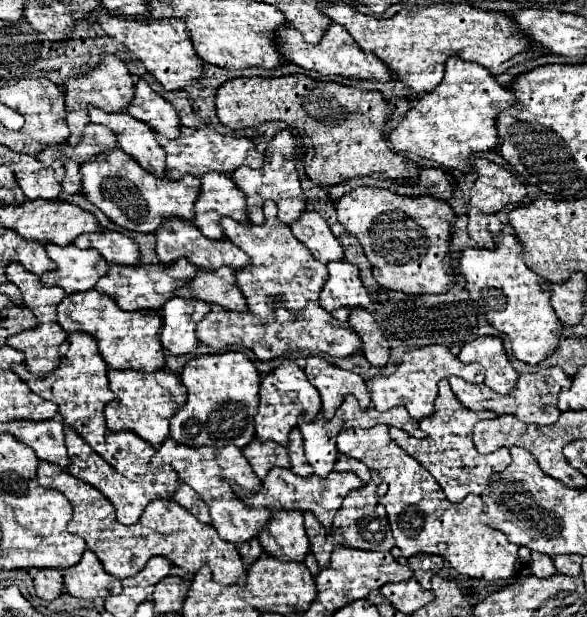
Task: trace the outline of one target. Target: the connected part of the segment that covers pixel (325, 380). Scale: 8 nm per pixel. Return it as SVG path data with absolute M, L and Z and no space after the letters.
M318 355L306 357L304 373L322 397L324 417L332 417L332 413L340 407L344 395L348 393L354 395L360 401L360 405L364 405L364 409L370 407L370 393L360 375L340 369Z

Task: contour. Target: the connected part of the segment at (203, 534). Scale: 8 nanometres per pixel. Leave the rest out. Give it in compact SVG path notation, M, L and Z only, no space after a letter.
M40 461L38 483L46 489L56 489L66 495L66 499L72 503L74 509L74 515L68 523L68 531L82 537L88 549L96 553L104 569L118 579L134 577L150 557L162 555L168 557L170 563L184 567L190 573L196 573L204 563L208 563L212 569L212 579L220 585L232 585L236 581L244 581L246 567L242 563L238 547L232 545L230 541L220 539L216 529L212 529L212 525L196 521L196 517L188 513L188 509L184 509L172 499L150 501L138 523L122 525L116 519L112 503L96 487L72 477L66 469L56 467L48 461Z

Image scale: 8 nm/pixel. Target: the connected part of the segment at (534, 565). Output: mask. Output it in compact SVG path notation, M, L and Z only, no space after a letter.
M532 551L532 555L530 555L530 571L536 577L550 577L550 575L556 573L556 567L554 567L554 563L552 563L552 559L548 555Z

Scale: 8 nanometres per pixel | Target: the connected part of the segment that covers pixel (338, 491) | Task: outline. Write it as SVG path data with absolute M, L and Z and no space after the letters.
M272 467L266 475L266 479L262 481L262 489L256 493L248 493L246 489L234 485L234 493L246 503L246 505L258 505L258 507L266 507L270 511L278 511L278 509L298 509L298 511L312 511L316 515L316 519L330 529L332 527L332 519L336 515L336 511L342 505L342 499L352 491L362 487L364 481L360 477L356 477L354 473L338 473L332 471L328 477L318 477L318 475L308 475L308 477L300 477L296 473L292 473L290 469L284 467Z

